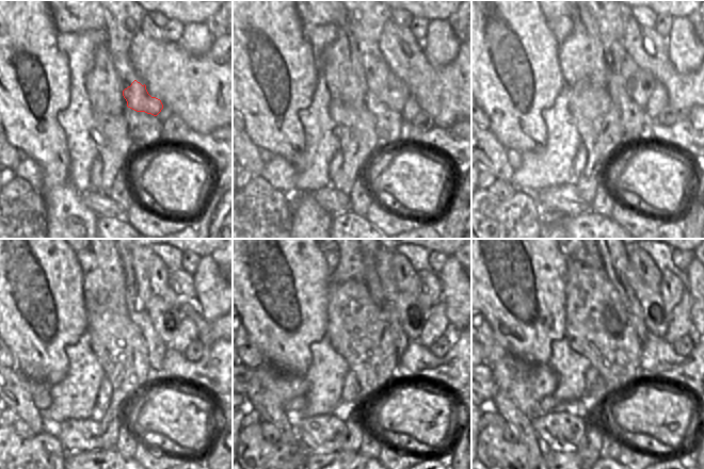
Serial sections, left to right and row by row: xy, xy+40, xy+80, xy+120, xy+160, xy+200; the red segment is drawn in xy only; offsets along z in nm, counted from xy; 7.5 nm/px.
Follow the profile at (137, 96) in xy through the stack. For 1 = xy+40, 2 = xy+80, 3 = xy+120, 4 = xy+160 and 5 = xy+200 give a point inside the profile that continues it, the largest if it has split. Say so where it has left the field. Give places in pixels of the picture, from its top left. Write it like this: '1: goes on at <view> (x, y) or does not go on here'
1: goes on at xy+40 (395, 93)
2: goes on at xy+80 (641, 85)
3: goes on at xy+120 (168, 318)
4: goes on at xy+160 (404, 314)
5: goes on at xy+200 (650, 317)

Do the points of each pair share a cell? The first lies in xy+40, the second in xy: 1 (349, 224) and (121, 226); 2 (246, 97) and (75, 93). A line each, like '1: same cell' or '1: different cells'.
1: same cell
2: different cells

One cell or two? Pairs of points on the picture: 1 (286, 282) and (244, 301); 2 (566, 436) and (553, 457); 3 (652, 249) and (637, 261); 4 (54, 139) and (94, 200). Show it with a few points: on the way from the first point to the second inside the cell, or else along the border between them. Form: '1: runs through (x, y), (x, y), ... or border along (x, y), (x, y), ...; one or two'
1: runs through (275, 282), (262, 282), (255, 290); one
2: border along (547, 448), (576, 451); two
3: border along (642, 249), (660, 272); two
4: border along (81, 195), (82, 201), (97, 215); two

